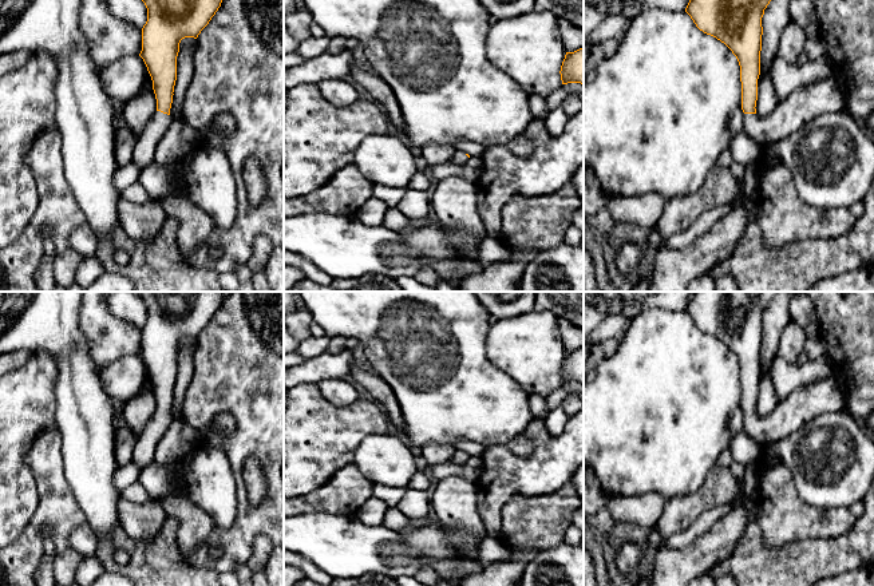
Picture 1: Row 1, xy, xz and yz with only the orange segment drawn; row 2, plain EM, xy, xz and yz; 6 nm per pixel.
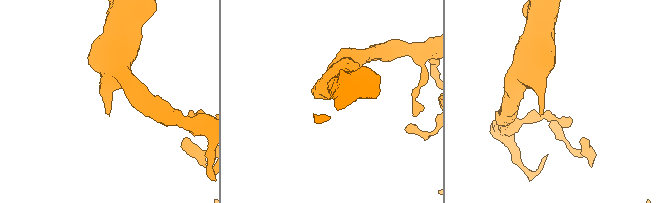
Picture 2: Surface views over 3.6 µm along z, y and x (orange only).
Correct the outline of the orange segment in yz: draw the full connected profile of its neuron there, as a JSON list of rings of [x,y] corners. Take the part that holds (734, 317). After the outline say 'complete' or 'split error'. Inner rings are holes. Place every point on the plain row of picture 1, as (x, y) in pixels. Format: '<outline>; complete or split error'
[[[693,292],[685,312],[691,316],[696,326],[707,334],[711,334],[724,343],[732,353],[736,356],[740,365],[740,381],[741,381],[741,409],[743,415],[743,431],[751,436],[762,448],[766,448],[770,443],[778,442],[794,431],[802,428],[804,424],[816,419],[827,412],[837,412],[846,407],[845,381],[838,369],[830,376],[812,383],[810,385],[798,388],[786,399],[779,400],[770,416],[762,419],[756,415],[758,400],[758,379],[760,375],[760,351],[762,351],[762,317],[764,309],[778,292]]]; split error

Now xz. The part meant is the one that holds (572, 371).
[[[584,348],[574,352],[566,352],[559,373],[562,384],[584,384]]]; complete

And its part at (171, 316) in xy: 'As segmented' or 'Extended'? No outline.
Extended

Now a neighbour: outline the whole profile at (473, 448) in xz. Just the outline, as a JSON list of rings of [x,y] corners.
[[[470,440],[459,442],[455,448],[468,454],[470,456],[482,456],[485,447],[480,443],[474,443]]]

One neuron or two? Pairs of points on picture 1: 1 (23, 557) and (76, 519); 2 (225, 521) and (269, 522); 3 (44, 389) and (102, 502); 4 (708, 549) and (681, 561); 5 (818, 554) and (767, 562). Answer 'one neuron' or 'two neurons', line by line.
1: one neuron
2: two neurons
3: two neurons
4: one neuron
5: one neuron

